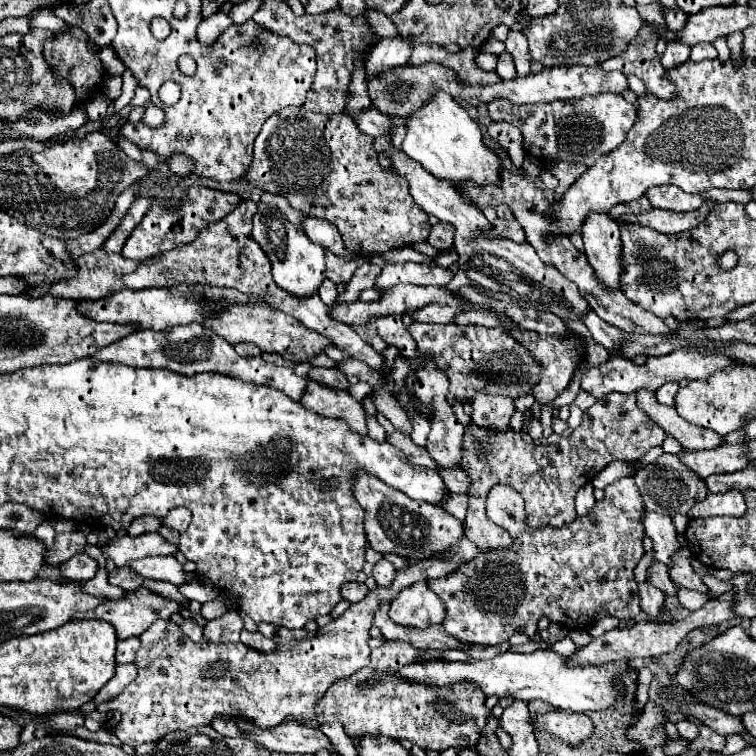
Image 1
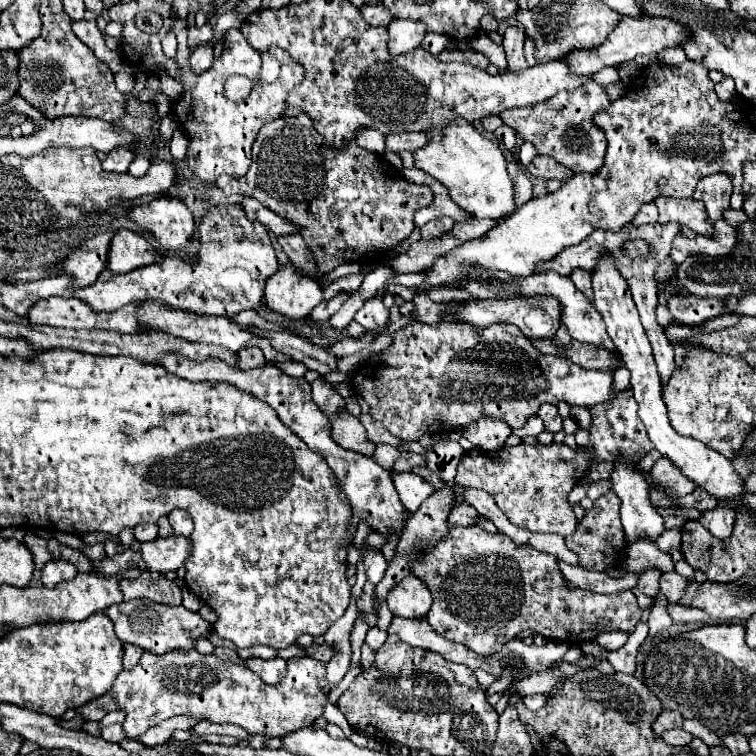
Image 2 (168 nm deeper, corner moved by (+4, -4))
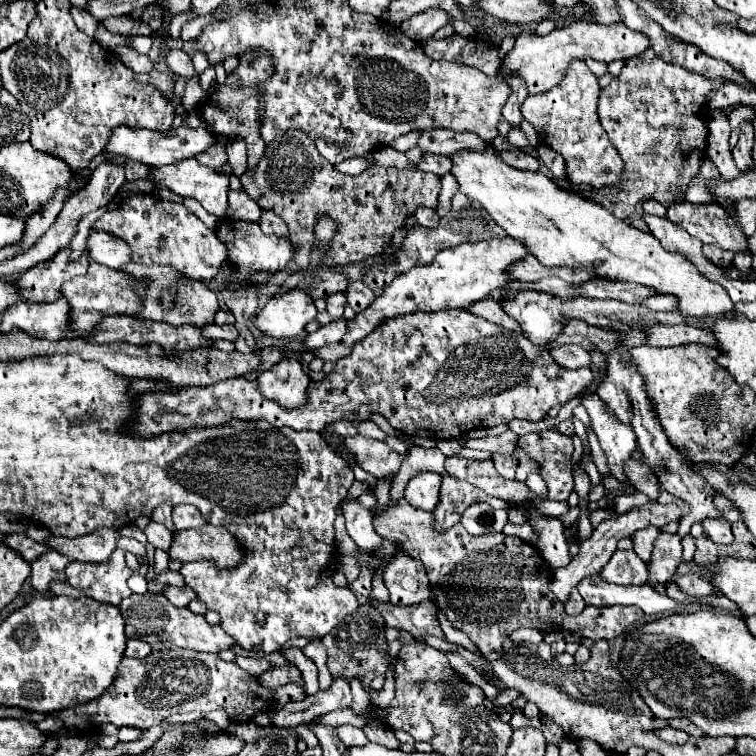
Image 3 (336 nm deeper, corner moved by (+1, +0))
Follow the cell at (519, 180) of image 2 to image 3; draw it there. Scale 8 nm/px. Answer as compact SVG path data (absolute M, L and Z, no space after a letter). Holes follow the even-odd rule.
M517 79L515 93L511 93L511 95L509 95L507 103L505 103L505 105L503 105L503 109L501 109L503 119L505 119L505 121L509 121L513 127L519 127L519 123L523 121L523 115L519 113L519 107L521 107L521 103L523 103L523 99L525 99L525 97L527 97L527 89L525 89L525 85Z

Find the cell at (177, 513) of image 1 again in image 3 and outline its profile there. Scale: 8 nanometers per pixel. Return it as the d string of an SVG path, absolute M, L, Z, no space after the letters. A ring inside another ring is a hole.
M179 505L179 507L173 507L173 523L175 523L175 529L181 531L181 529L191 529L191 527L205 525L205 519L201 517L197 507Z

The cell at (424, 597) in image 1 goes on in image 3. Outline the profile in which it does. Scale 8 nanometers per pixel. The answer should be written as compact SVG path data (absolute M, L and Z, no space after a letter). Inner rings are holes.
M395 553L385 565L383 583L389 589L391 603L405 607L429 599L429 579L421 561L407 557L407 553Z

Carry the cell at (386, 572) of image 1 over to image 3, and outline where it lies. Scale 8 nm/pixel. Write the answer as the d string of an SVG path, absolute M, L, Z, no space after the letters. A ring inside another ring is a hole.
M349 497L343 499L341 509L347 521L347 533L351 535L351 539L365 553L373 553L381 545L381 537L373 529L371 511L365 509L357 499L349 499Z

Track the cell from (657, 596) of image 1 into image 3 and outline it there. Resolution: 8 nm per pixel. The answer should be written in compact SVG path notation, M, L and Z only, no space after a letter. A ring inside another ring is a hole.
M661 531L649 563L649 585L669 581L681 561L681 537Z

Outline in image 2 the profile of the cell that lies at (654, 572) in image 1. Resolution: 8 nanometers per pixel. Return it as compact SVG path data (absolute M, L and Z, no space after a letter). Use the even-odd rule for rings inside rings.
M676 571L672 573L662 573L660 577L660 593L670 601L670 603L678 603L684 595L684 587L686 587L686 579L682 575L678 575Z

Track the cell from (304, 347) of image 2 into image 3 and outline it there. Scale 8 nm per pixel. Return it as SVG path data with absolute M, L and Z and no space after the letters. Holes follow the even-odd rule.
M209 325L209 327L201 327L201 331L211 337L211 339L227 339L227 341L235 341L237 339L237 329L235 325Z

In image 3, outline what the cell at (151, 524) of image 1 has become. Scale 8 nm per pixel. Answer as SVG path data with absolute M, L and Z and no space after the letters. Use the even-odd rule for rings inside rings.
M151 521L151 523L145 527L145 535L147 535L149 543L151 543L155 549L169 551L171 541L173 541L173 531L169 531L165 525Z

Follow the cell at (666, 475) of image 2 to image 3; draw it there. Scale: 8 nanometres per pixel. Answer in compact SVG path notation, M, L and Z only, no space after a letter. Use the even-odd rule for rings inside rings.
M627 461L625 463L625 475L629 479L629 483L645 493L649 499L657 499L659 497L659 483L653 471L649 471L649 467L645 463L639 461Z

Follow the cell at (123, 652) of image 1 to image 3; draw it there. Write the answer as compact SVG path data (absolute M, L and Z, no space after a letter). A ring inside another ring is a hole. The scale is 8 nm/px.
M127 639L127 649L125 655L127 657L135 657L135 659L143 659L151 653L151 645L141 641L141 639Z

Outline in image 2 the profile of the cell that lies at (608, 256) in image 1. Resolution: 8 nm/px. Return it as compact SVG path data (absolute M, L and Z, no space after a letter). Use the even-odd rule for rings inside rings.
M598 257L596 269L592 273L592 289L594 289L594 305L596 305L598 313L602 315L604 323L608 327L608 335L614 341L616 349L620 351L626 367L632 373L630 387L634 391L634 399L638 401L638 407L640 407L638 415L640 415L642 423L646 425L650 441L654 443L654 447L664 457L668 457L676 467L680 467L680 471L688 479L692 479L698 487L706 489L716 499L728 501L728 507L738 509L740 503L736 501L736 497L740 497L744 493L744 483L742 483L742 477L734 471L732 463L726 457L722 457L718 451L702 445L700 441L696 441L692 437L682 437L680 433L676 433L672 429L672 425L668 421L666 405L662 401L662 385L660 385L656 365L654 365L654 355L652 355L652 349L650 349L650 341L648 341L648 337L644 333L644 327L640 323L638 309L634 305L628 283L614 265L614 257Z

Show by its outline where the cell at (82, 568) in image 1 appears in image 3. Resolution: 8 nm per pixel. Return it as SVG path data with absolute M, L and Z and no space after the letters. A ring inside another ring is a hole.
M45 551L31 563L31 585L35 591L49 591L51 581L65 581L65 568L70 563L58 551Z

